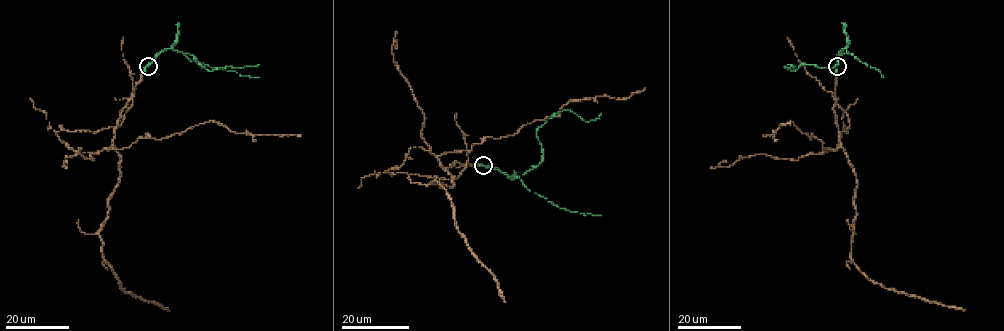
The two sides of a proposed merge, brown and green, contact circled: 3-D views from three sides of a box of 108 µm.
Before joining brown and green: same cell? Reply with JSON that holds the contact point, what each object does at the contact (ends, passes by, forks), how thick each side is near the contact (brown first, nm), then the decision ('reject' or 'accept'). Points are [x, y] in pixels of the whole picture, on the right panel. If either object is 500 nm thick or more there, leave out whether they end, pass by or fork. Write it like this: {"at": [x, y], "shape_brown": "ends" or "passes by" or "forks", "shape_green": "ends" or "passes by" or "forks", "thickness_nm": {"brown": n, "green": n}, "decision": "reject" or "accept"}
{"at": [837, 66], "shape_brown": "passes by", "shape_green": "passes by", "thickness_nm": {"brown": 220, "green": 380}, "decision": "accept"}

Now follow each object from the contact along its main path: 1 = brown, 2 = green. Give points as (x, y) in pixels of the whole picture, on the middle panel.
1: (483, 165), (456, 163), (446, 169), (452, 186), (431, 182), (446, 192), (455, 225), (494, 277), (504, 302)
2: (483, 165), (519, 176), (541, 162), (537, 130), (548, 119), (562, 109), (586, 121), (601, 113)

